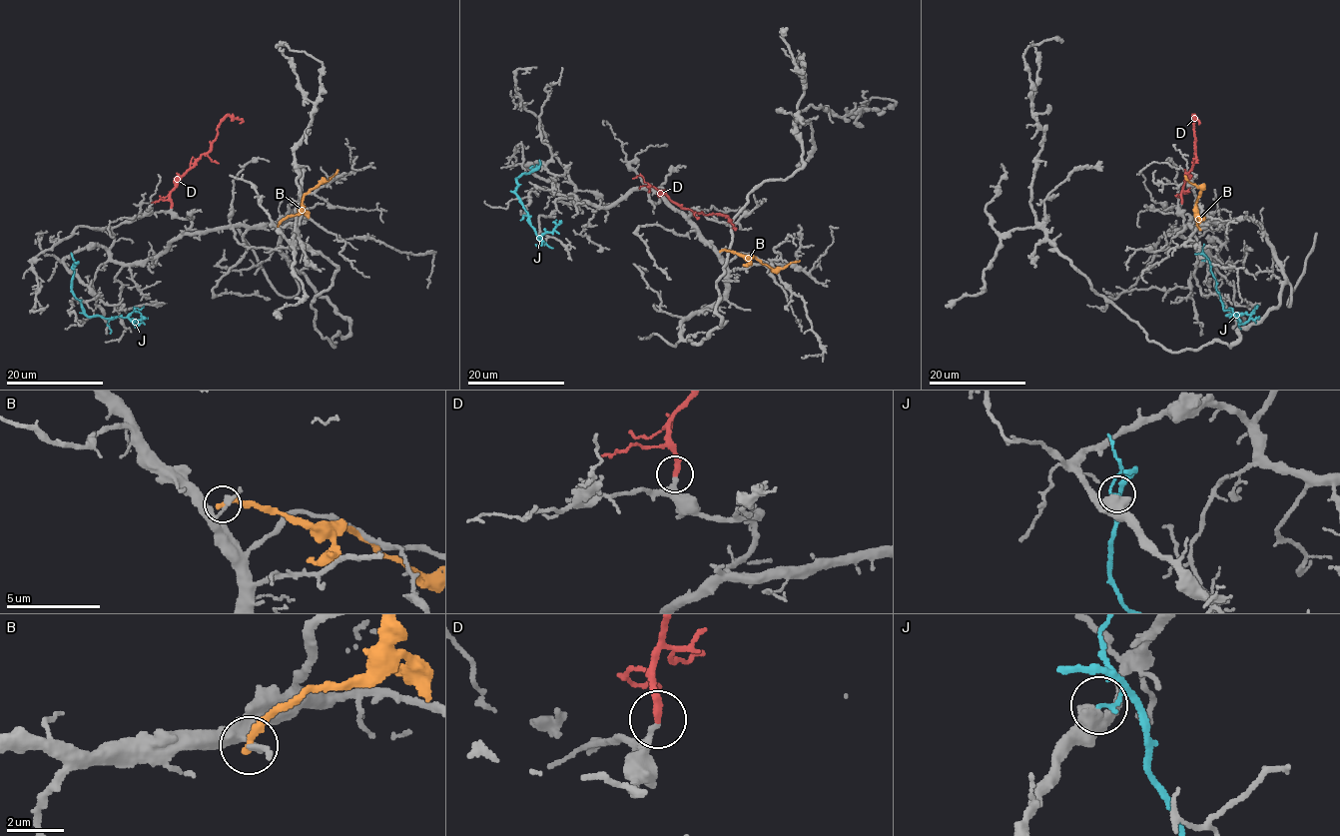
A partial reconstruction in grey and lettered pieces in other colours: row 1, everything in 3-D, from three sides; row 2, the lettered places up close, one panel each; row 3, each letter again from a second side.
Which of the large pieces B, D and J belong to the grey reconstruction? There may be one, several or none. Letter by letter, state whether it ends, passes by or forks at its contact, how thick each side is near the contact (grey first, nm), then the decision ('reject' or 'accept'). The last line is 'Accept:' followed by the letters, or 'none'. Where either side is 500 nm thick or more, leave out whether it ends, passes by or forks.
B: it ends | 170/280 nm | reject
D: it ends | 280/280 nm | accept
J: 600/140 nm | reject
Accept: D

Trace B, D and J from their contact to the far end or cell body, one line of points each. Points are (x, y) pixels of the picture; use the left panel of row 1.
B: (279, 226), (298, 212), (303, 196), (330, 180), (337, 170)
D: (171, 207), (170, 192), (179, 178), (209, 151), (222, 120), (227, 116), (236, 117), (242, 121), (240, 123)
J: (73, 269), (72, 294), (86, 315), (126, 317), (135, 326), (142, 321), (136, 311)

